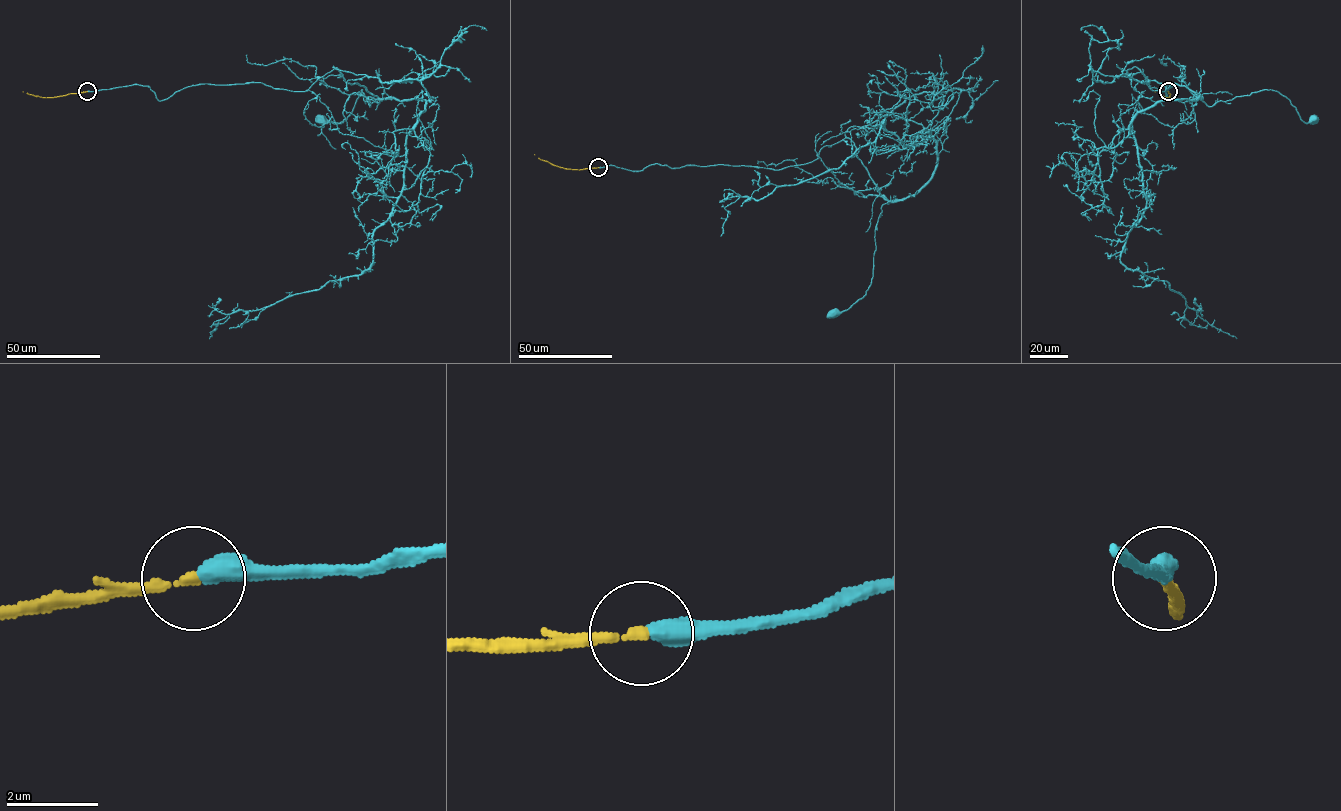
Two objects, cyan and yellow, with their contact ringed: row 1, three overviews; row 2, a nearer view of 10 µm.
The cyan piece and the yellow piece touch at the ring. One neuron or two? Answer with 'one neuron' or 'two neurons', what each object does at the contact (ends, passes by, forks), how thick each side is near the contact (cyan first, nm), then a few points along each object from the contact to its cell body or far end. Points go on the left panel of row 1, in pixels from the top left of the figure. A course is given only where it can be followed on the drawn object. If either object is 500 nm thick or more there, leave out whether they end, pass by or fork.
one neuron; cyan ends there; yellow ends there; 460 nm thick on the cyan side, 220 nm on the other; cyan runs (87, 91), (305, 91), (337, 69), (378, 98), (362, 90), (345, 120), (321, 120); yellow runs (87, 91), (48, 97), (23, 92)

